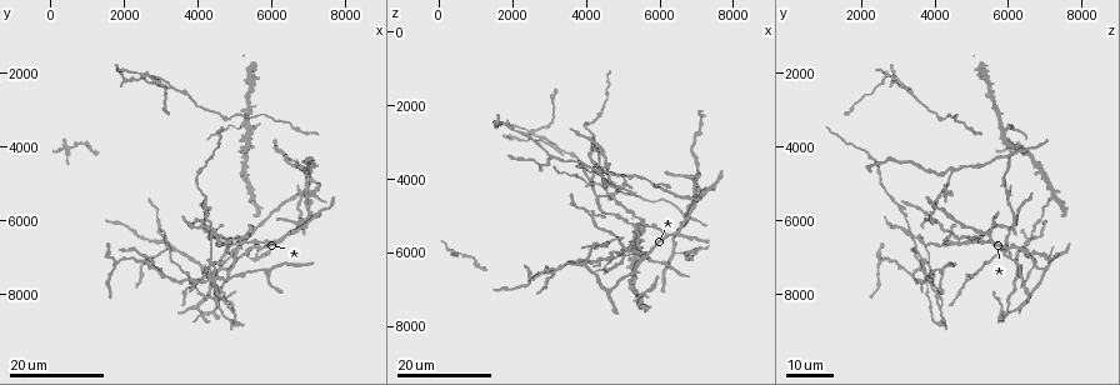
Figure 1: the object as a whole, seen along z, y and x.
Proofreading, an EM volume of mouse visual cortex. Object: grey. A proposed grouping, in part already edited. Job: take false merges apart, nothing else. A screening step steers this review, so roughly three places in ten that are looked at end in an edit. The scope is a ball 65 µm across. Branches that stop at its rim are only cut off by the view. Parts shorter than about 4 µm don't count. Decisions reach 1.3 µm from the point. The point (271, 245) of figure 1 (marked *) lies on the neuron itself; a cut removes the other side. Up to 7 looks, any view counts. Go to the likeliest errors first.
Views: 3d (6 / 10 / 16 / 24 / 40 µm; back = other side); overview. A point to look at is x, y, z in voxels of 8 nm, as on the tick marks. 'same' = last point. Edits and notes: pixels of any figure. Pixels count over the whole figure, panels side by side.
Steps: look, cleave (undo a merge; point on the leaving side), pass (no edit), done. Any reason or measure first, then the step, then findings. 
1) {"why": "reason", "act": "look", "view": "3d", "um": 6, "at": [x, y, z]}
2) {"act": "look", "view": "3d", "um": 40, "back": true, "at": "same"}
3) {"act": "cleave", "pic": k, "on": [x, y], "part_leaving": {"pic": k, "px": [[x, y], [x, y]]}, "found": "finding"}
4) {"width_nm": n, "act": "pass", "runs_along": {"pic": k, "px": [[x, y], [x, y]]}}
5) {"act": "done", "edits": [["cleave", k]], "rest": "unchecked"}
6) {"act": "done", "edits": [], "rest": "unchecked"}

{"why": "four or more arms meet", "act": "look", "view": "3d", "um": 16, "at": [2500, 2100, 2700]}

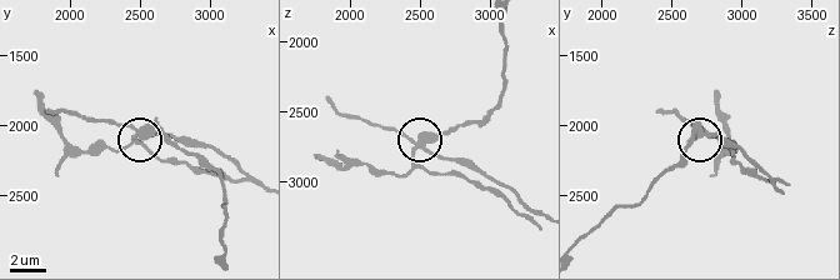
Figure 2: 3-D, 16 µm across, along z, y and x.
{"act": "look", "view": "3d", "um": 10, "at": [2560, 2040, 2680]}

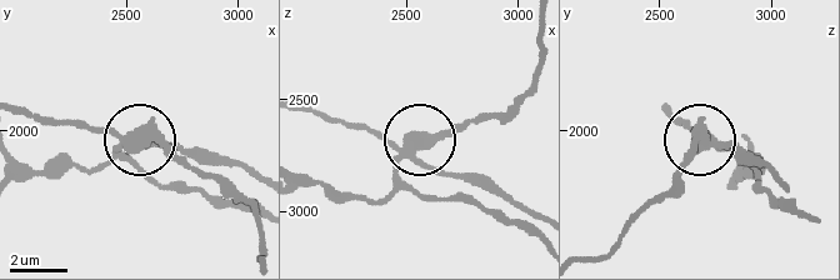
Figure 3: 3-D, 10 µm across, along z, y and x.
{"act": "look", "view": "3d", "um": 10, "back": true, "at": [2540, 2020, 2680]}

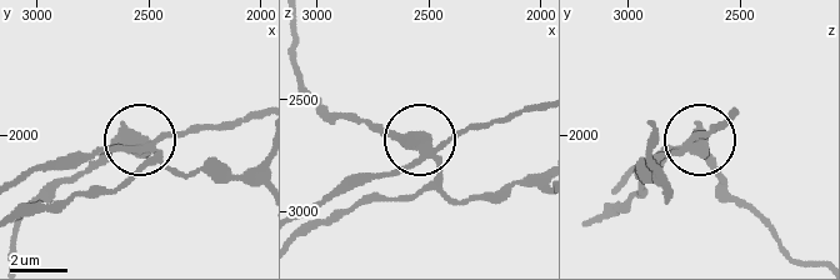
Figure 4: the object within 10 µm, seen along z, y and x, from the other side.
{"width_nm": 380, "act": "pass", "found": "continuous, no second neuron"}

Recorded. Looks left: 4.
{"why": "three-way junction", "act": "look", "view": "3d", "um": 16, "at": [5000, 6800, 5800]}

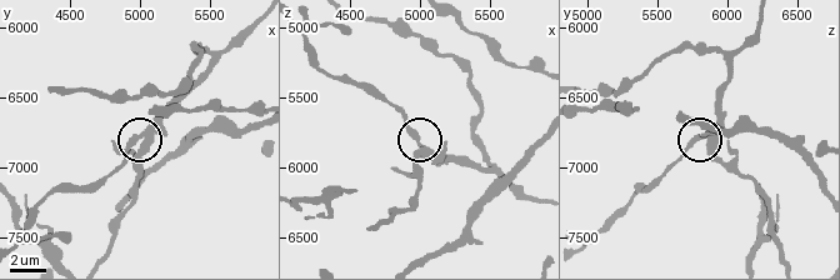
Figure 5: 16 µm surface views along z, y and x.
{"why": "zoom in", "act": "look", "view": "3d", "um": 10, "at": [4980, 6800, 5800]}

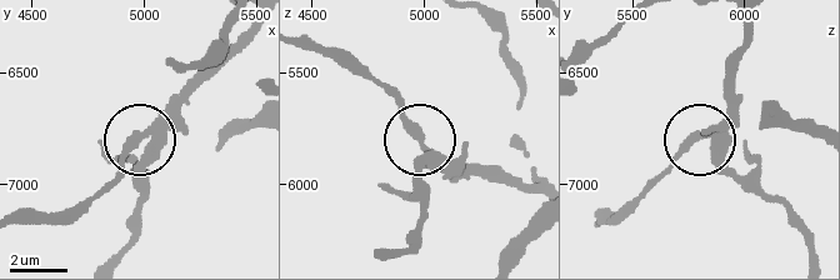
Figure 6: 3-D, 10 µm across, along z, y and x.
{"width_nm": 300, "act": "pass", "found": "one neuron here"}

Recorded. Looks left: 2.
{"why": "three-way junction", "act": "look", "view": "3d", "um": 16, "at": [4300, 7600, 3800]}

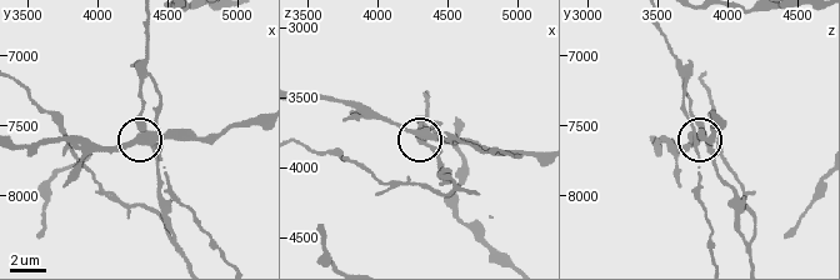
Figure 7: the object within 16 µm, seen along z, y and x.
{"act": "look", "view": "3d", "um": 10, "at": [4320, 7600, 3760]}

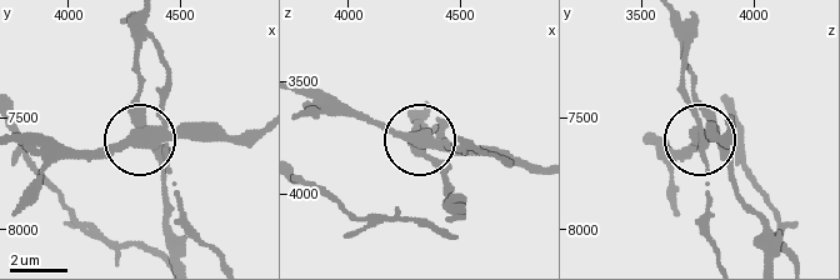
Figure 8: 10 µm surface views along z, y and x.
{"side_arm_um": 30, "act": "cleave", "pic": 8, "on": [160, 161], "part_leaving": {"pic": 8, "px": [[169, 129], [161, 103], [169, 66], [148, 24]]}, "found": "two neurons meet here"}

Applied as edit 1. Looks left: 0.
{"act": "done", "edits": [["cleave", 8]], "rest": "unchecked"}

